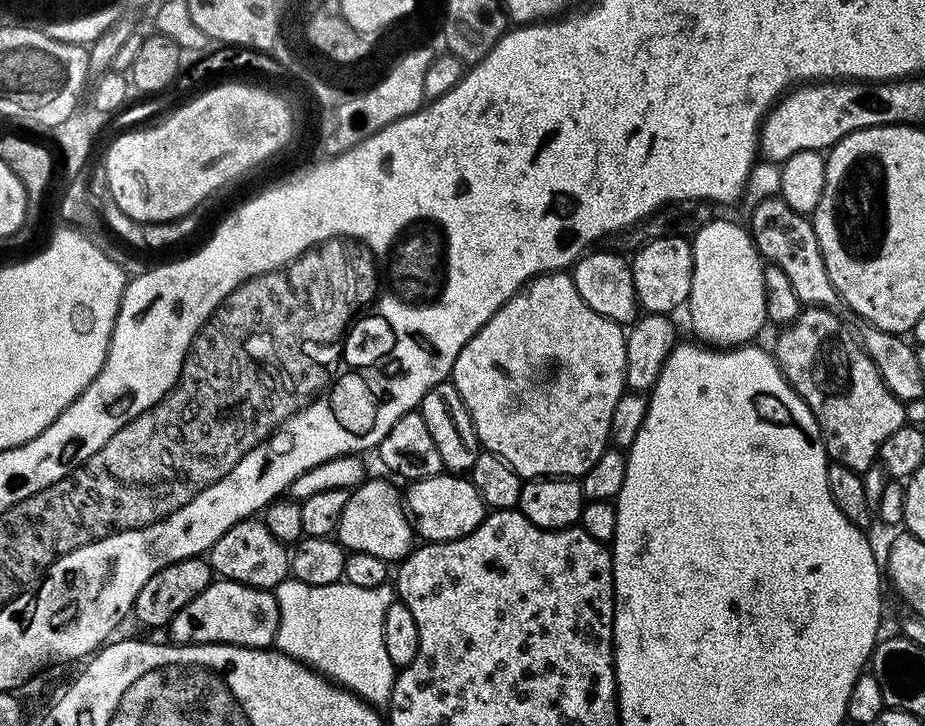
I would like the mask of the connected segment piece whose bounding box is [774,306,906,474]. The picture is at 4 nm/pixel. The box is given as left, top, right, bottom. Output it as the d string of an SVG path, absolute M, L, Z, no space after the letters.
M805 307L803 311L801 311L799 318L797 318L791 326L785 327L783 331L781 331L784 333L776 340L774 355L776 363L779 364L780 369L782 370L782 374L788 379L790 387L804 399L806 406L810 406L810 410L814 414L814 418L820 427L820 433L824 435L824 448L828 451L829 457L831 457L835 463L863 474L877 463L880 454L880 444L886 442L886 438L890 438L890 434L894 434L894 430L905 427L904 404L894 394L890 394L886 382L882 380L878 370L874 366L874 362L868 357L864 345L861 344L858 339L857 333L855 331L852 333L851 330L835 316L836 314L837 313L830 308Z

